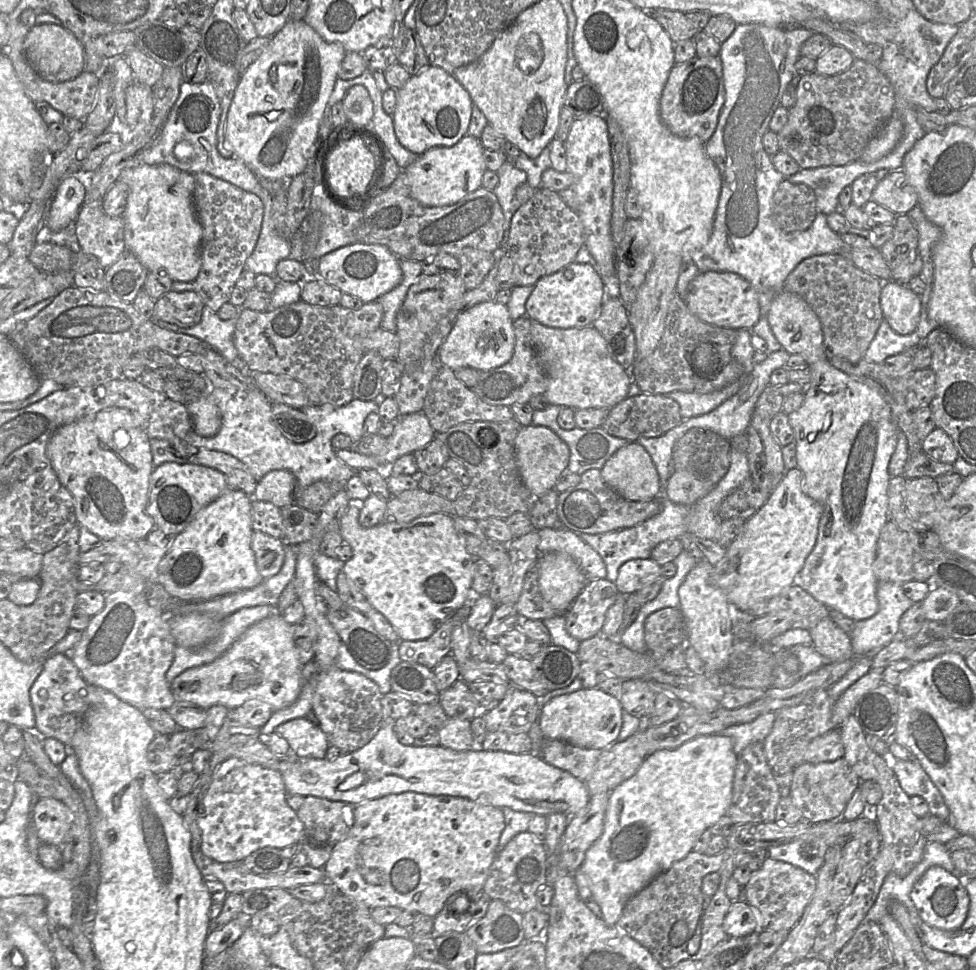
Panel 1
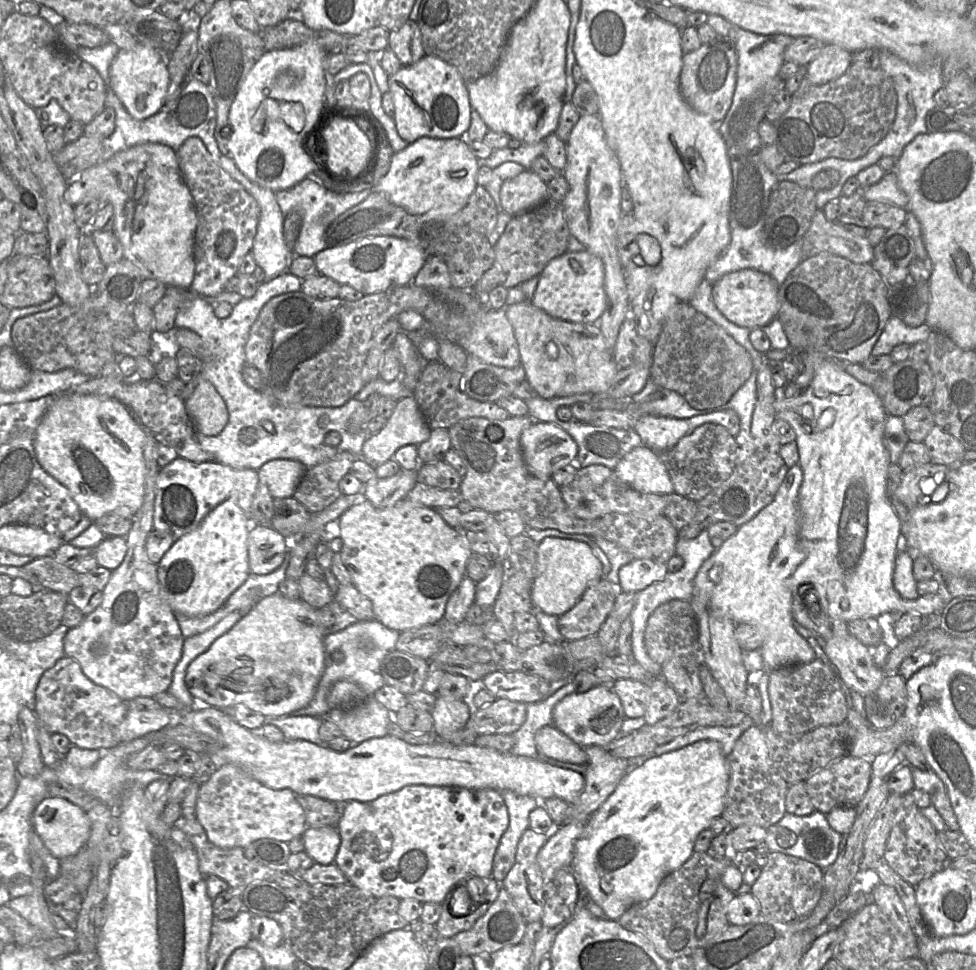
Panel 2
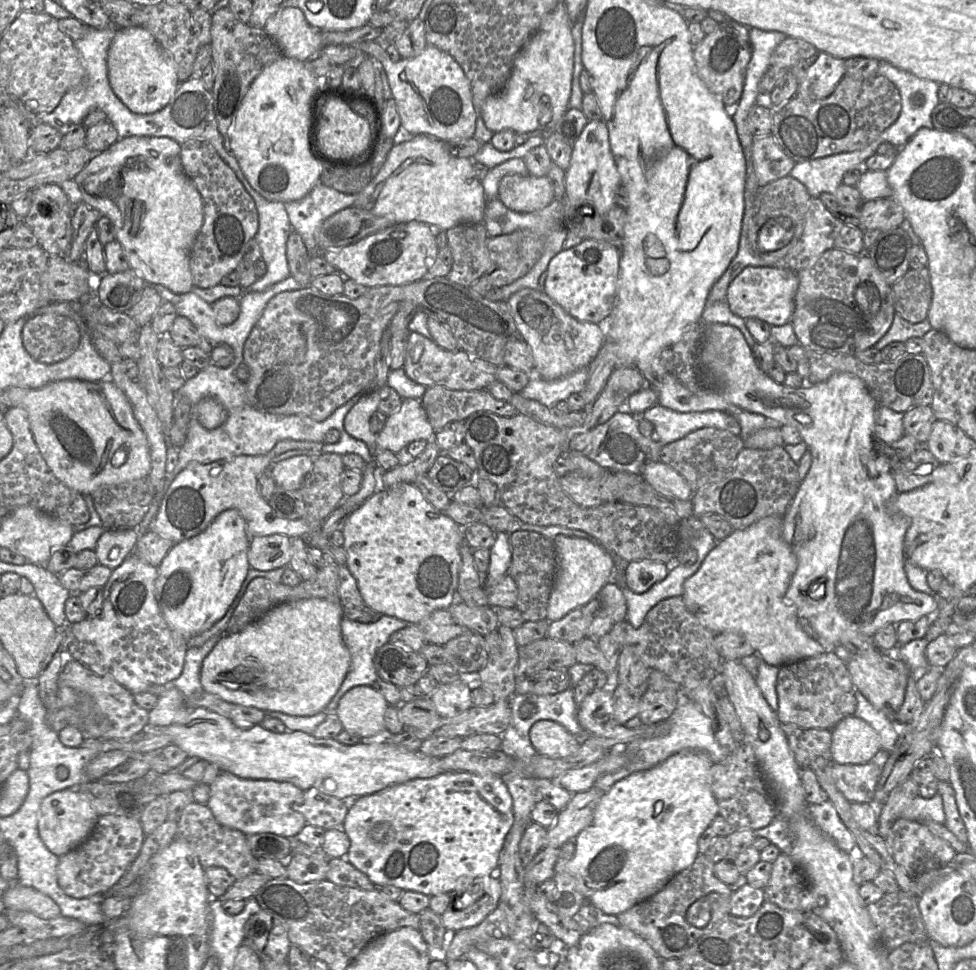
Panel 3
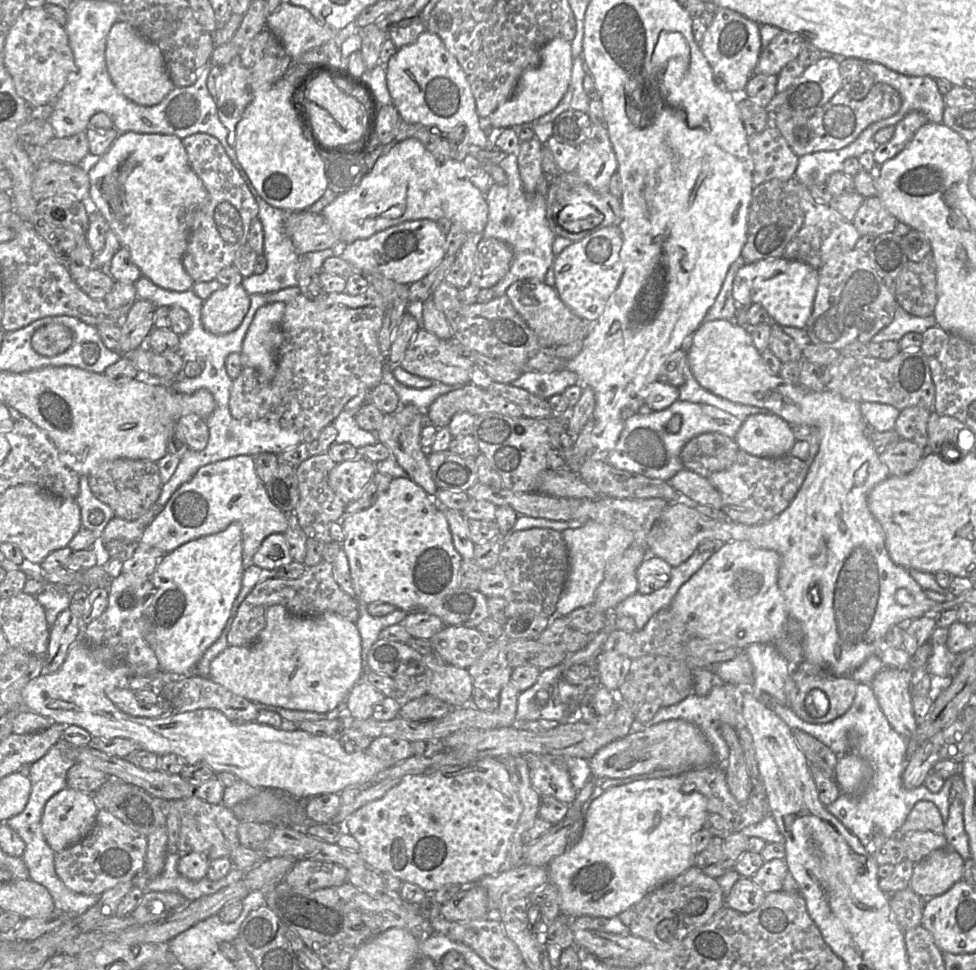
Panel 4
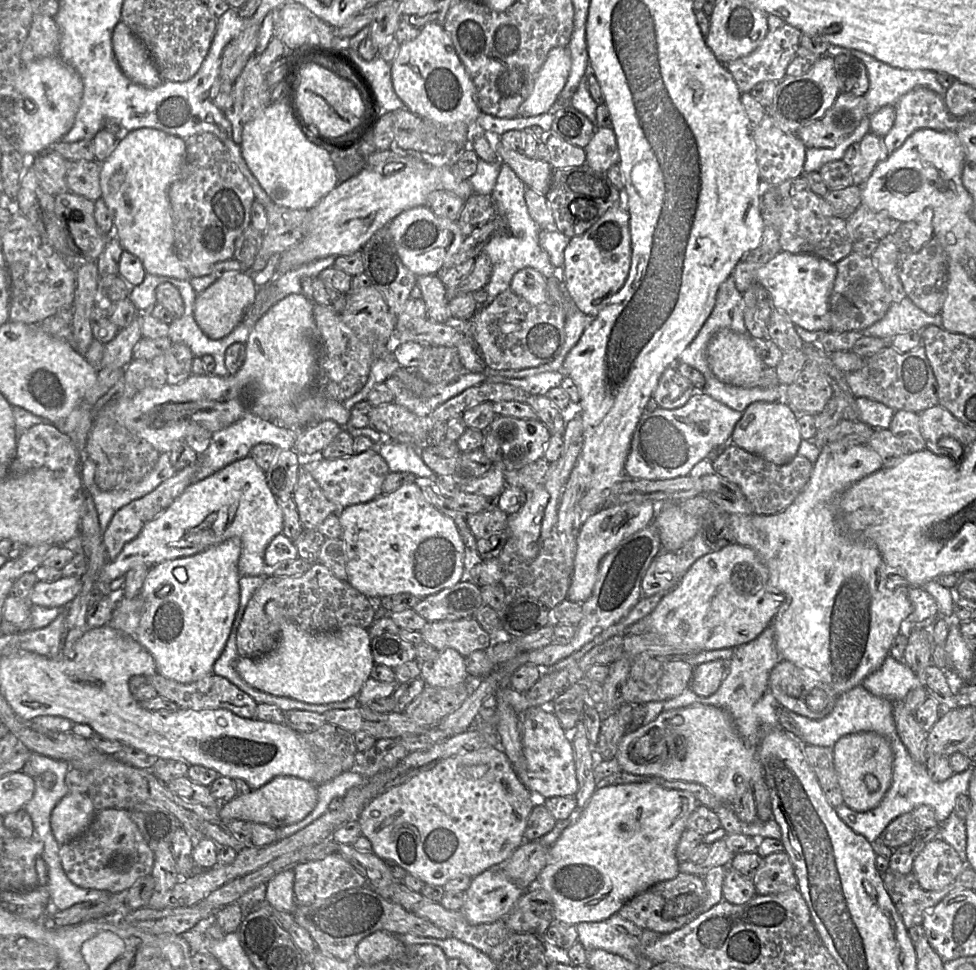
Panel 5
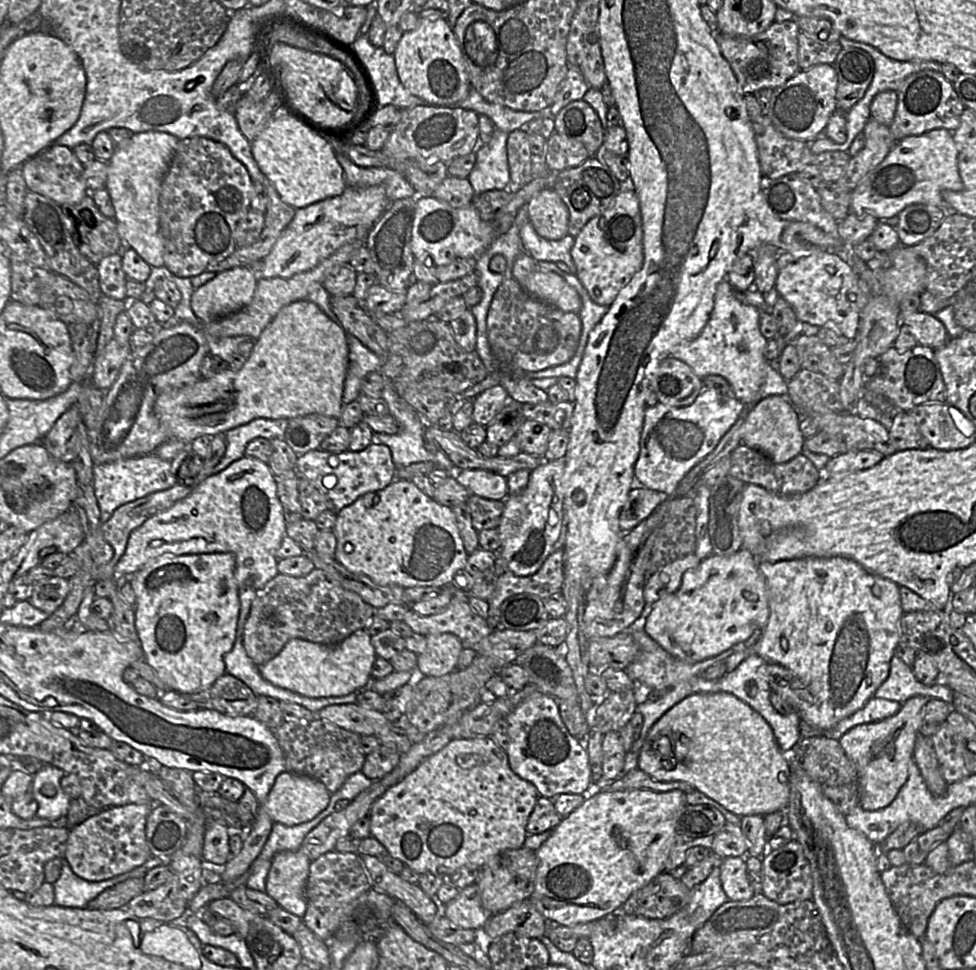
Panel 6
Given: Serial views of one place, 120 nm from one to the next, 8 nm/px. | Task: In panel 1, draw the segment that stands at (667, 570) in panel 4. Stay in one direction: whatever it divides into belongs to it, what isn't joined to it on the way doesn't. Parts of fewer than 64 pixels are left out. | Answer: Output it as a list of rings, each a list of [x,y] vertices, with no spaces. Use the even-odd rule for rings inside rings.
[[[632,559],[621,565],[614,583],[627,596],[659,580],[660,574],[661,566],[653,559]]]

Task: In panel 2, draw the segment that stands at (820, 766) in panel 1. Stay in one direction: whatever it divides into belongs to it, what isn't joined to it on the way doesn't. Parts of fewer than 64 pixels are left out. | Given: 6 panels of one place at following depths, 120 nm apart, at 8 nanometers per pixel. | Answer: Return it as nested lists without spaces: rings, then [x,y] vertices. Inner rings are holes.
[[[844,755],[804,781],[806,792],[815,807],[827,815],[836,807],[856,807],[866,794],[872,778],[870,759]]]

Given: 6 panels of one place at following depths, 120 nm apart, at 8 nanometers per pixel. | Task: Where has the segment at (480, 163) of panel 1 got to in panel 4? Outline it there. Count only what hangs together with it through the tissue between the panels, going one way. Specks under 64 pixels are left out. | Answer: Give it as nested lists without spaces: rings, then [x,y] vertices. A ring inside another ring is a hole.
[[[408,138],[398,142],[388,153],[382,154],[357,186],[338,194],[321,213],[333,226],[343,247],[358,239],[368,238],[390,226],[419,219],[438,221],[447,218],[452,223],[460,223],[467,234],[482,235],[488,219],[488,205],[485,195],[471,182],[463,162],[453,159],[439,162],[421,141]]]

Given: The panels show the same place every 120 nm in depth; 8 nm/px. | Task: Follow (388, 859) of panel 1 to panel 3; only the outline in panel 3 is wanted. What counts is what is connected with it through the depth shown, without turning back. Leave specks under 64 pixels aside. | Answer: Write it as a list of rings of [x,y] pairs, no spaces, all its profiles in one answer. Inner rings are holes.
[[[450,771],[442,772],[431,778],[415,778],[394,784],[376,793],[353,799],[350,802],[349,811],[342,824],[342,829],[346,832],[351,842],[346,859],[365,873],[377,887],[394,885],[404,891],[417,891],[431,897],[441,893],[465,890],[470,883],[464,882],[462,880],[464,878],[496,875],[500,852],[513,824],[513,799],[501,776],[495,774],[474,774],[467,771]]]

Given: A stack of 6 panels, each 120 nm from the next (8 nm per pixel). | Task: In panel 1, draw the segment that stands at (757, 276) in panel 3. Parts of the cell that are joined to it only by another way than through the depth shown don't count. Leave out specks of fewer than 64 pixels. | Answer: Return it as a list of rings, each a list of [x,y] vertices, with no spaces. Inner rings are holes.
[[[700,272],[689,283],[684,301],[699,319],[719,327],[751,330],[761,317],[756,290],[747,280],[731,272]]]

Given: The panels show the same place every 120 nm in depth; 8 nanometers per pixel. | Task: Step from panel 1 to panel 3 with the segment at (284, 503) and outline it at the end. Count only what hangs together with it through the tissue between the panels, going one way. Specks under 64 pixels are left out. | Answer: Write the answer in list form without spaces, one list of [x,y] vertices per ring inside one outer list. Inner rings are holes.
[[[294,456],[271,465],[271,475],[276,485],[287,490],[300,489],[305,476],[311,471],[314,458]]]

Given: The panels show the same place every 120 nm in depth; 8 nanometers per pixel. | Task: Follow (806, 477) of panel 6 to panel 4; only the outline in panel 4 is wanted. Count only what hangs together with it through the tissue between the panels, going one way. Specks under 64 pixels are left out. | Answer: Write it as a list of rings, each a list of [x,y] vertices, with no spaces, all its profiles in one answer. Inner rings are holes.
[[[739,449],[732,466],[712,473],[708,480],[720,492],[721,510],[728,520],[756,525],[774,519],[791,504],[807,476],[809,466],[810,463],[790,454],[769,458],[751,455]]]

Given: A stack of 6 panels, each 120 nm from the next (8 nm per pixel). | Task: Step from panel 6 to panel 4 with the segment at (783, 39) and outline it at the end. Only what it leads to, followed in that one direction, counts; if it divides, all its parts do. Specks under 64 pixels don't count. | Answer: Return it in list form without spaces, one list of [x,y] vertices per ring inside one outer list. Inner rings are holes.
[[[781,31],[759,56],[754,74],[778,75],[789,62],[796,59],[805,39],[798,33]]]

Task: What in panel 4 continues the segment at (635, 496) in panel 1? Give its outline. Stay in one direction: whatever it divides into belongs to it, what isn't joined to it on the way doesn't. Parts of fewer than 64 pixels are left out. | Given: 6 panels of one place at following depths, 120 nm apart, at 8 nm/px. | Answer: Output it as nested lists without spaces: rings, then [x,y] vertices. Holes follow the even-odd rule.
[[[683,469],[677,472],[668,482],[681,497],[687,497],[697,504],[708,505],[721,510],[721,494],[709,482],[708,478]]]

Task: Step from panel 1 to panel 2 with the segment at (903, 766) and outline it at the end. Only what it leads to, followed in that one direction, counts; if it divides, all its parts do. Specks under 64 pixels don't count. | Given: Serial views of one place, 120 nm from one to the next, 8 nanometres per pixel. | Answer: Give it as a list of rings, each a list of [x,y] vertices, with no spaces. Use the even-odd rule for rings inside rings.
[[[912,767],[911,773],[914,789],[928,793],[932,805],[944,819],[947,828],[958,832],[959,824],[942,780],[933,771],[920,770],[916,767]]]

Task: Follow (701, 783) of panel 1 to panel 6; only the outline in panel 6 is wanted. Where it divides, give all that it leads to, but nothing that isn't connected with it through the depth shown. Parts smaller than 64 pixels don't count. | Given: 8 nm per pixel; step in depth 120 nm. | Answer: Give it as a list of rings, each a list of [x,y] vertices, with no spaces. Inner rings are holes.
[[[650,789],[592,790],[583,804],[563,817],[550,837],[536,850],[538,866],[530,900],[548,922],[563,926],[591,922],[620,912],[635,891],[664,872],[676,835],[676,823],[686,804],[686,794],[677,789],[664,792]]]

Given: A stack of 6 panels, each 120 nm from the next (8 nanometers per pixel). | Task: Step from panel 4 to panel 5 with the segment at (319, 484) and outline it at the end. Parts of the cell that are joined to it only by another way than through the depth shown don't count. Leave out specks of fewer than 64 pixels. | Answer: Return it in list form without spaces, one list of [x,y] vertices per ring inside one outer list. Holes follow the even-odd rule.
[[[302,462],[298,469],[293,499],[301,525],[307,530],[317,530],[329,515],[340,511],[340,508],[325,496],[318,482]]]

